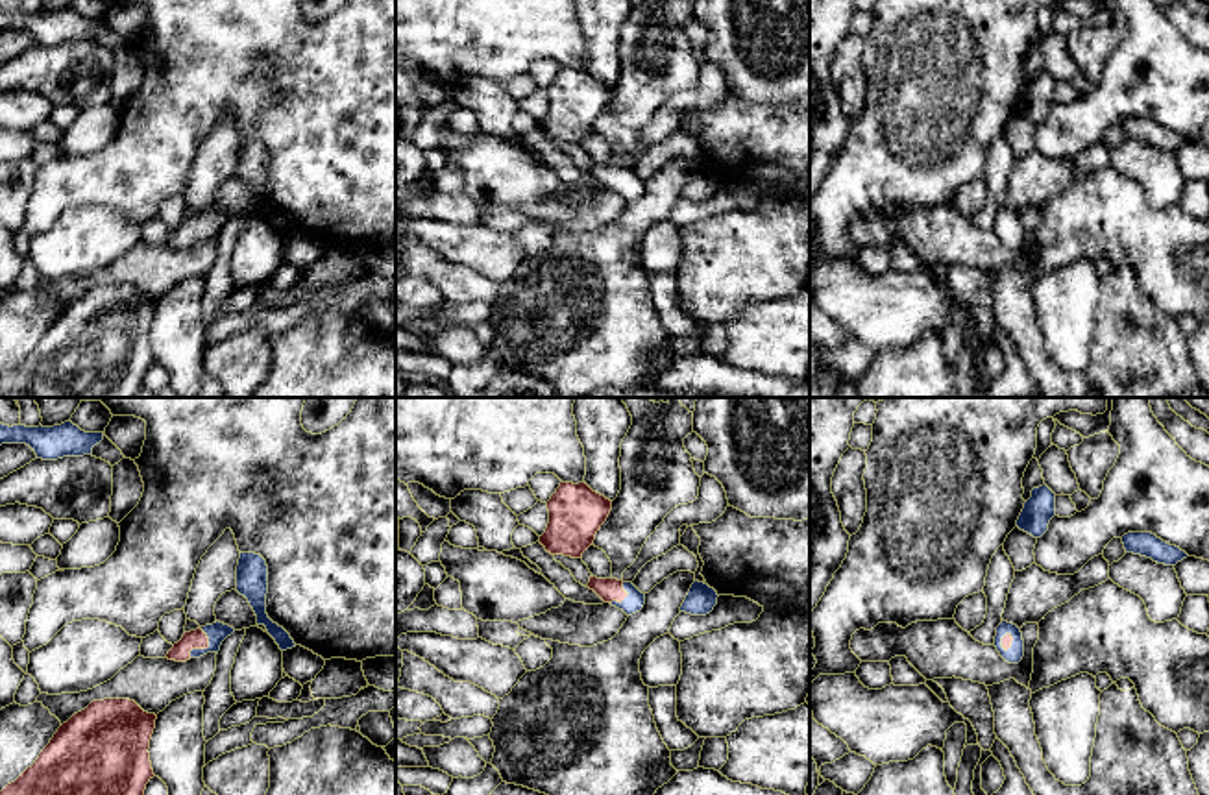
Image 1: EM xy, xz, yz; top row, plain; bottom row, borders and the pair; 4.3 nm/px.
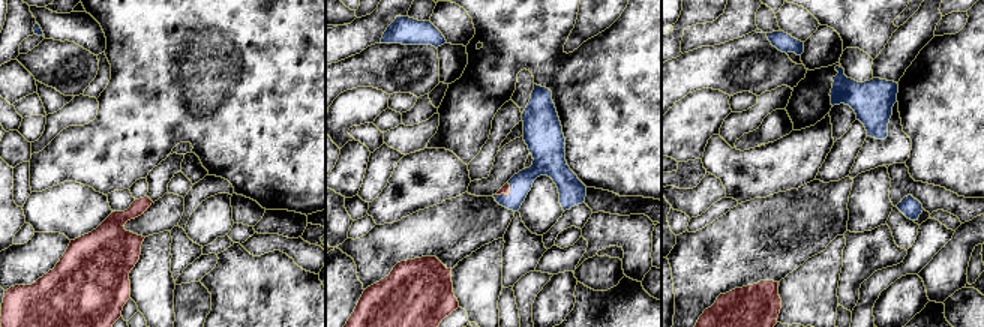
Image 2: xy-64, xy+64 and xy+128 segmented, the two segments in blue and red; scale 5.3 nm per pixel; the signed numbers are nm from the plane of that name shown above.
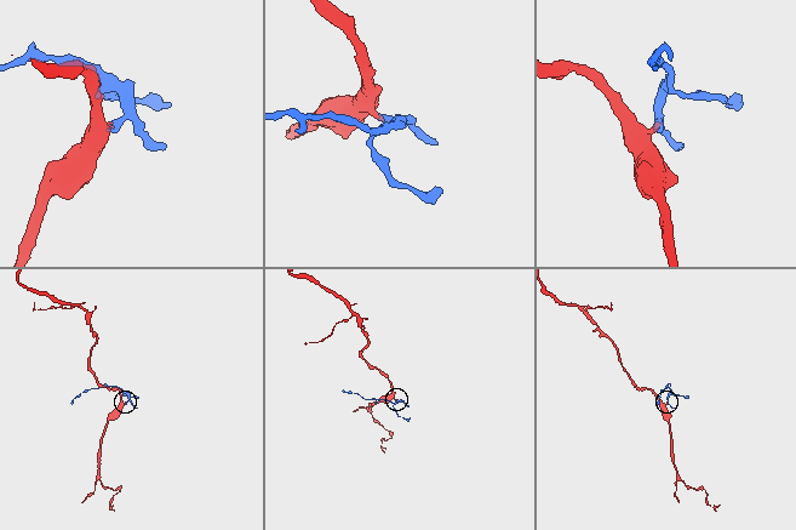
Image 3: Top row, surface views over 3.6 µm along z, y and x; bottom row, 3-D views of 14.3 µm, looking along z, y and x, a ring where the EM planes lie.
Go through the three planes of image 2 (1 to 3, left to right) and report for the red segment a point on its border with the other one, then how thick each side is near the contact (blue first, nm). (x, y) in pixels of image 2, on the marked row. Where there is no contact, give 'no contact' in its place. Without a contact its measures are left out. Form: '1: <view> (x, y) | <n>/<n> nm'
1: no contact
2: xy+64 (504, 194) | 120/50 nm
3: no contact

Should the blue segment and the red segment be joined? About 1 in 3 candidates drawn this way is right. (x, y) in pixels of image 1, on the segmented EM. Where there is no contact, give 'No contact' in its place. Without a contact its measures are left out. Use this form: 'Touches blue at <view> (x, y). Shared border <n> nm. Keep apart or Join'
Touches blue at xy (207, 648). Shared border 140 nm. Join

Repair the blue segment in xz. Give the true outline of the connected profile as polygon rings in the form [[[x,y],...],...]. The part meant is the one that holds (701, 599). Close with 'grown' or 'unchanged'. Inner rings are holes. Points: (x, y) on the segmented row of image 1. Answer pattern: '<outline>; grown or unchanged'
[[[695,581],[680,606],[680,612],[706,616],[717,605],[717,592],[704,582]]]; unchanged

